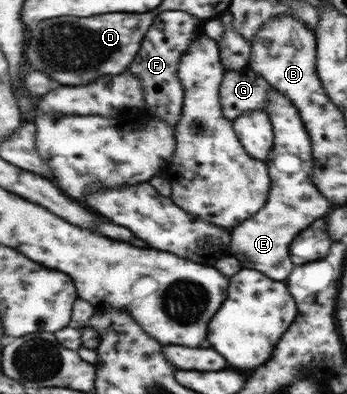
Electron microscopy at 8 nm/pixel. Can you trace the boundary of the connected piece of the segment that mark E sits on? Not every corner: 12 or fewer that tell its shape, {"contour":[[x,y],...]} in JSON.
{"contour":[[272,88],[269,199],[233,229],[243,269],[284,282],[289,243],[331,203],[313,185],[311,140]]}

